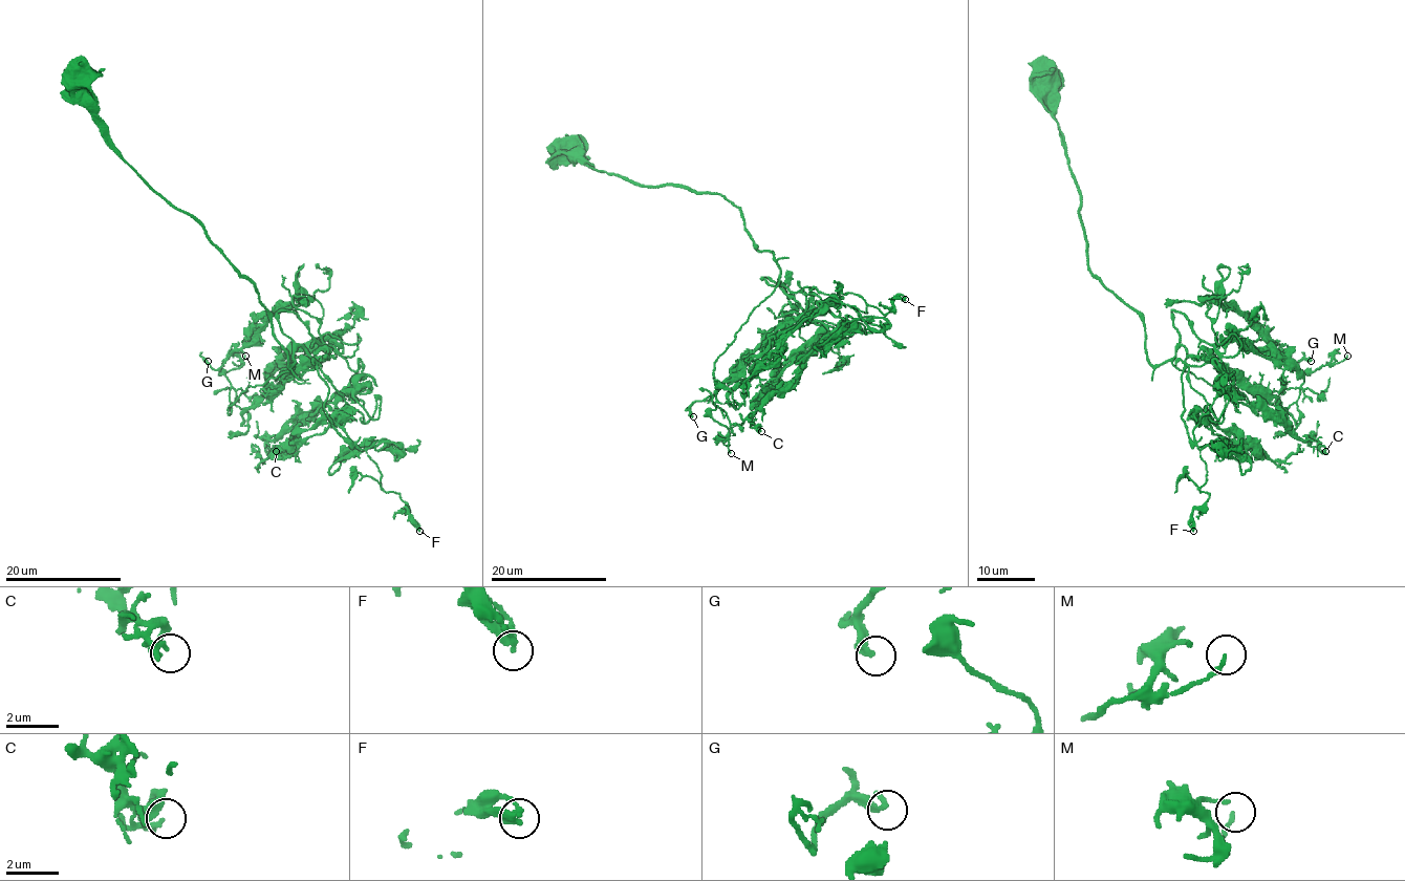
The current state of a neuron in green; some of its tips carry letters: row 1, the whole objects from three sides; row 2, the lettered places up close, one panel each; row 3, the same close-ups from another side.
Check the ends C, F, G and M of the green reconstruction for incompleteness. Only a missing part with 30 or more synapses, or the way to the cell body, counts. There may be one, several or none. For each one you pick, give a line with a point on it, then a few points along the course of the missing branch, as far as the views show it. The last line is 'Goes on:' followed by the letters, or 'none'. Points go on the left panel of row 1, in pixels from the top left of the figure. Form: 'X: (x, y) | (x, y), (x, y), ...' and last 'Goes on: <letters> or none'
Goes on: none

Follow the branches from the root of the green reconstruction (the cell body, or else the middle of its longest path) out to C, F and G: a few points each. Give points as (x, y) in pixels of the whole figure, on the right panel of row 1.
C: (1044, 73), (1086, 265), (1139, 315), (1147, 360), (1182, 345), (1201, 365), (1214, 345), (1246, 400), (1325, 451)
F: (1044, 73), (1087, 269), (1139, 315), (1153, 365), (1186, 349), (1182, 421), (1208, 493), (1193, 531)
G: (1044, 73), (1086, 265), (1139, 315), (1147, 360), (1182, 345), (1201, 365), (1215, 301), (1295, 369), (1311, 361)

